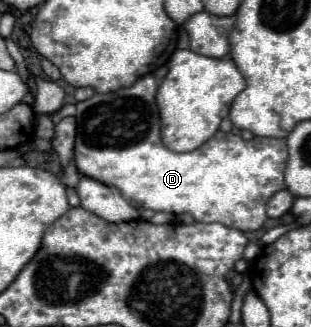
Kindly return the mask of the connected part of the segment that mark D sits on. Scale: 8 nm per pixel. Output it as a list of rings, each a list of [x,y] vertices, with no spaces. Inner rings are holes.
[[[155,75],[141,77],[133,87],[119,89],[117,93],[93,95],[91,99],[77,103],[79,131],[75,137],[75,165],[81,175],[91,177],[103,185],[117,187],[123,197],[137,209],[165,211],[165,213],[189,213],[199,223],[223,223],[239,231],[257,231],[263,227],[267,215],[267,199],[285,187],[283,171],[287,163],[285,139],[253,137],[245,141],[241,135],[217,131],[207,143],[189,153],[173,153],[161,143],[159,111],[155,93],[159,81]]]

